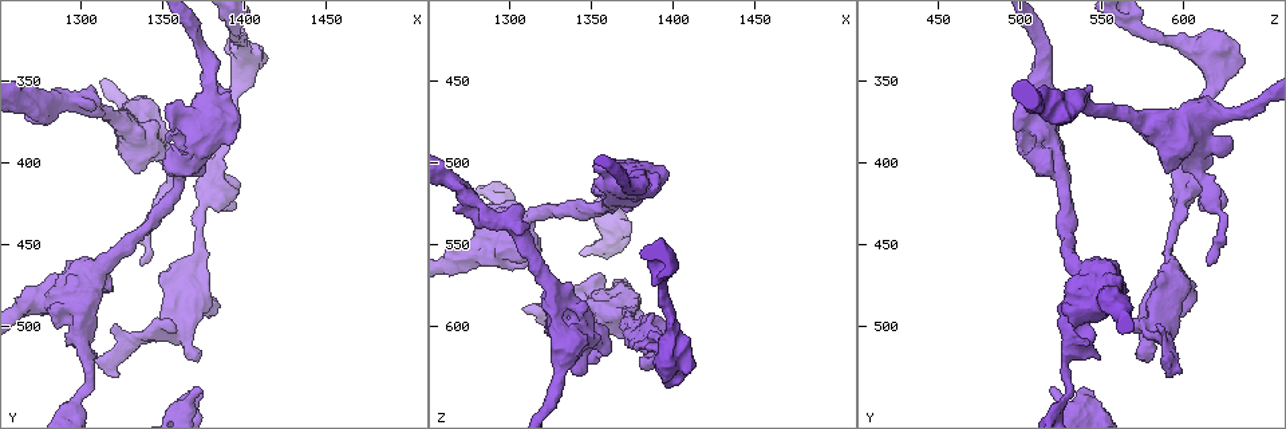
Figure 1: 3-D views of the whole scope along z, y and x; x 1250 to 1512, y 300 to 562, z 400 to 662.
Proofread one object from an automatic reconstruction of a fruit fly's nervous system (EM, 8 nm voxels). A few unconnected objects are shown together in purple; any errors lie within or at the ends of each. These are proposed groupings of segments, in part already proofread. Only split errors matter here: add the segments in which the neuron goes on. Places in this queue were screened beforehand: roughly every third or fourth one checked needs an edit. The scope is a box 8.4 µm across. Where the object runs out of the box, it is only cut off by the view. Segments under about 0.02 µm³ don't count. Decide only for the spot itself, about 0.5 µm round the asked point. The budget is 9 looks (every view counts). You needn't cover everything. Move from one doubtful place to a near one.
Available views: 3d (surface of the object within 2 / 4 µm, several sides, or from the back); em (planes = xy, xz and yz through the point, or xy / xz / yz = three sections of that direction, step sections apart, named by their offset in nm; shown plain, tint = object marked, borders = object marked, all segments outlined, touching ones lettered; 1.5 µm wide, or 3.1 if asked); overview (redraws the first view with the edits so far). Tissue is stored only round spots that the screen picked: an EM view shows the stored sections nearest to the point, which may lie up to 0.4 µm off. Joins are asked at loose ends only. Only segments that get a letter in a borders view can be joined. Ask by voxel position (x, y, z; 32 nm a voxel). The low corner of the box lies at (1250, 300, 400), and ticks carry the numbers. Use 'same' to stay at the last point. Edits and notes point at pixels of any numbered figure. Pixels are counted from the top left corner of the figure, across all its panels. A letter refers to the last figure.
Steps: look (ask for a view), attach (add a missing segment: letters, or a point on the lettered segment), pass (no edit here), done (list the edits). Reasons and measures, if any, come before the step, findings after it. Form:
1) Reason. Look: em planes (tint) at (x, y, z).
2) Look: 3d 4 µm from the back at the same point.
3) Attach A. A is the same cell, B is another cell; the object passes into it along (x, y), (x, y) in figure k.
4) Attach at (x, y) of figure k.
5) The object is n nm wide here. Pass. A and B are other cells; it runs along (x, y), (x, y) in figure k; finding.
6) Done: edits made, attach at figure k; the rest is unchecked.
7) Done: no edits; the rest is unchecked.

Thick end. Look: 3d 2 µm at (1374, 538, 520).

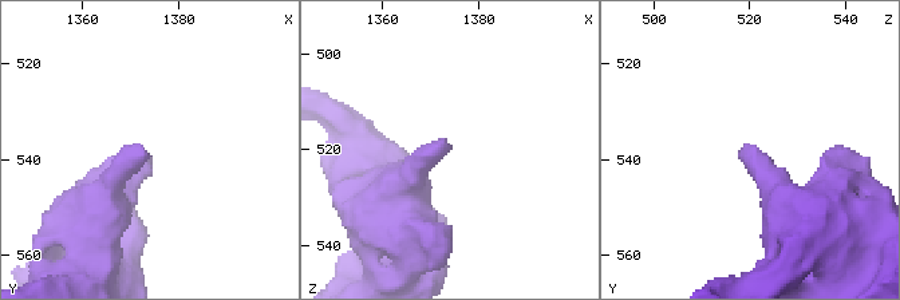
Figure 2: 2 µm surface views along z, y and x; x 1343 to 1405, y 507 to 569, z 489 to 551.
Need the tissue. Look: em planes (plain) at (1373, 539, 519).

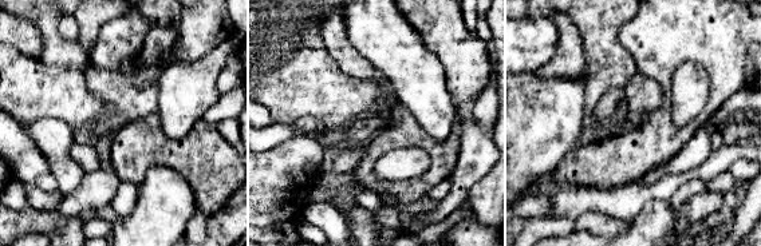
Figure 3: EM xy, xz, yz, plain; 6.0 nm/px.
See the neighbours. Look: em planes (borders) at the same point.

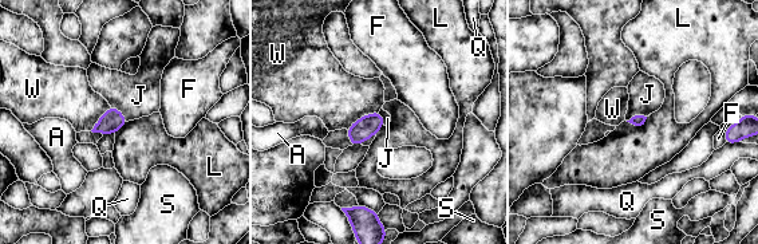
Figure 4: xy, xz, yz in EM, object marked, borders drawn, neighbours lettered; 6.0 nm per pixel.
Attach J. J is the same cell, A, F, L, Q, S and W are other cells; the object passes into it along (111, 121), (119, 111), (138, 95) in figure 4; the neuron continues.

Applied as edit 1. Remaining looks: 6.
An open end. Look: em xy step 4 (borders) at (1318, 528, 598).

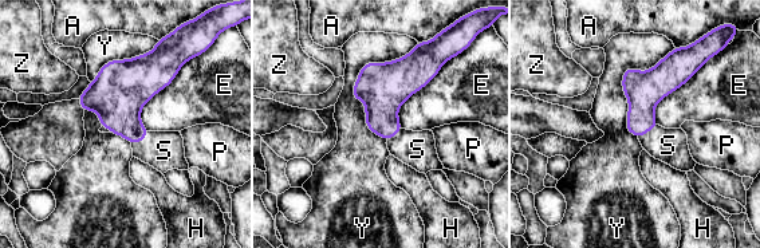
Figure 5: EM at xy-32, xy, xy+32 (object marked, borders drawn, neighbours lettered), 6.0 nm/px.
Look: em planes (borders) at the same point.

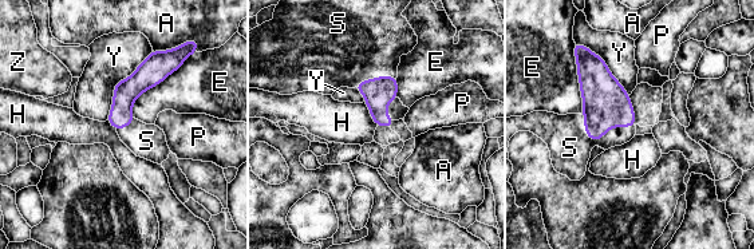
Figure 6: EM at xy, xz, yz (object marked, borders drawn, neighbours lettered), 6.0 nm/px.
Attach S. S is the same cell, A, E, H, P, Y and Z are other cells; the object passes into it along (607, 105), (601, 138), (569, 147) in figure 6; it goes on there.

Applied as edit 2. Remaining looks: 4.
See it whole again. Look: overview.

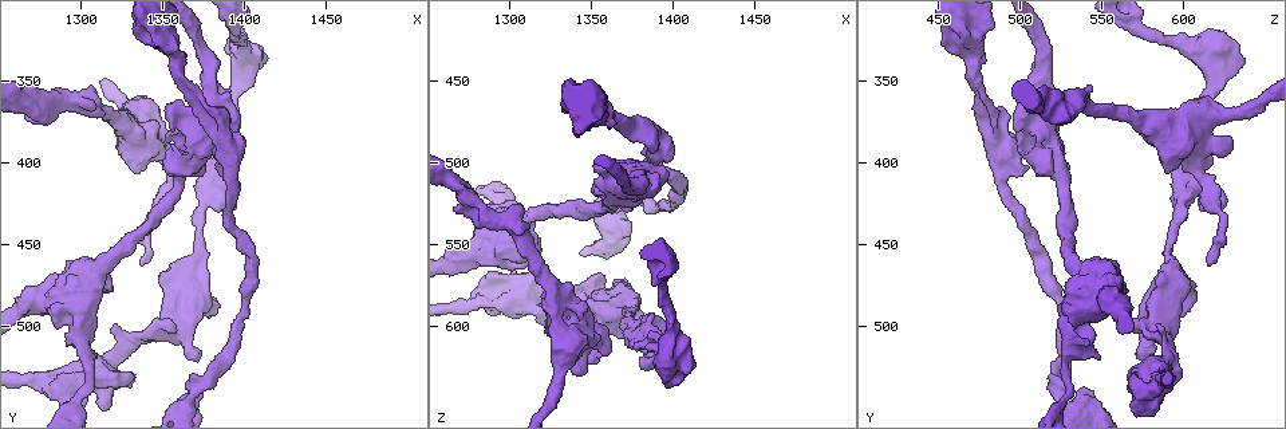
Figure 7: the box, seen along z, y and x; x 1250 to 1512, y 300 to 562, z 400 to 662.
Free end. Look: em planes (borders) at (1376, 474, 582).

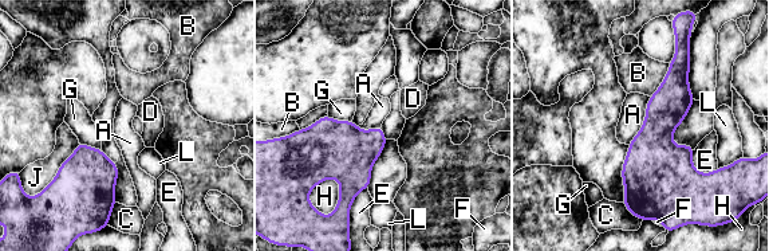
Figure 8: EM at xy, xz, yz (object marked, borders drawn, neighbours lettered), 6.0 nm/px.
Pass. A, B, C, D, E, F, G, H, J and L are other cells; a border runs along (650, 97), (643, 124), (628, 145) in figure 8; none of them fits.

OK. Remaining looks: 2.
Free end. Look: em xy step 4 (borders) at (1336, 460, 614).

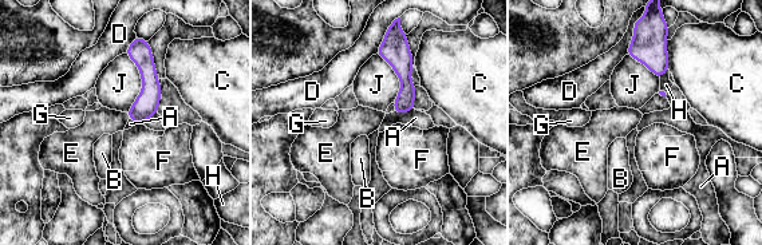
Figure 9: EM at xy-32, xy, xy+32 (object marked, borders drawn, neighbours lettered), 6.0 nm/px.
The longest contact is with J, 360 nm. Pass. A, B, C, D, E, F, G, H and J are other cells; it runs along (135, 47), (149, 74), (139, 121) in figure 9; none of them fits.

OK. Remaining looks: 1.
Done: edits made, attach at figure 4, attach at figure 6; the rest is unchecked.

